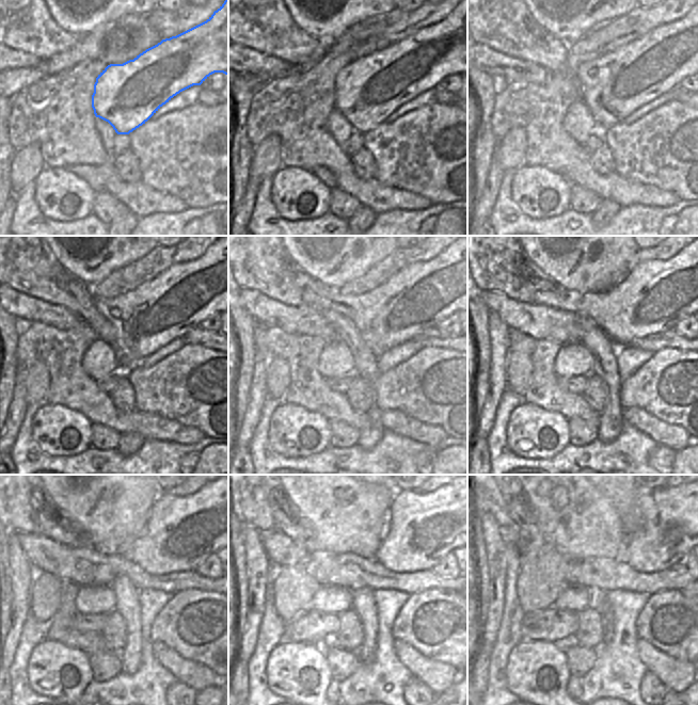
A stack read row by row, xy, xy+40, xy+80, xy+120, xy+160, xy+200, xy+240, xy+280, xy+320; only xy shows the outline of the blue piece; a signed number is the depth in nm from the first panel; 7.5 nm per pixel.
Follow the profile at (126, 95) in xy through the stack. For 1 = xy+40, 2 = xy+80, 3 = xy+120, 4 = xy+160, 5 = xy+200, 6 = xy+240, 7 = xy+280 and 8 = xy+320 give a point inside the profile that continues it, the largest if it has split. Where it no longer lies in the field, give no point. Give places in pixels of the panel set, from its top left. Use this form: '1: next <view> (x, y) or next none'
1: next xy+40 (369, 89)
2: next xy+80 (615, 84)
3: next xy+120 (180, 298)
4: next xy+160 (422, 294)
5: next xy+200 (653, 297)
6: next xy+240 (180, 532)
7: next xy+280 (425, 527)
8: next xy+320 (678, 518)

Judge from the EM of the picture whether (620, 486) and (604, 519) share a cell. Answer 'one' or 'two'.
two

